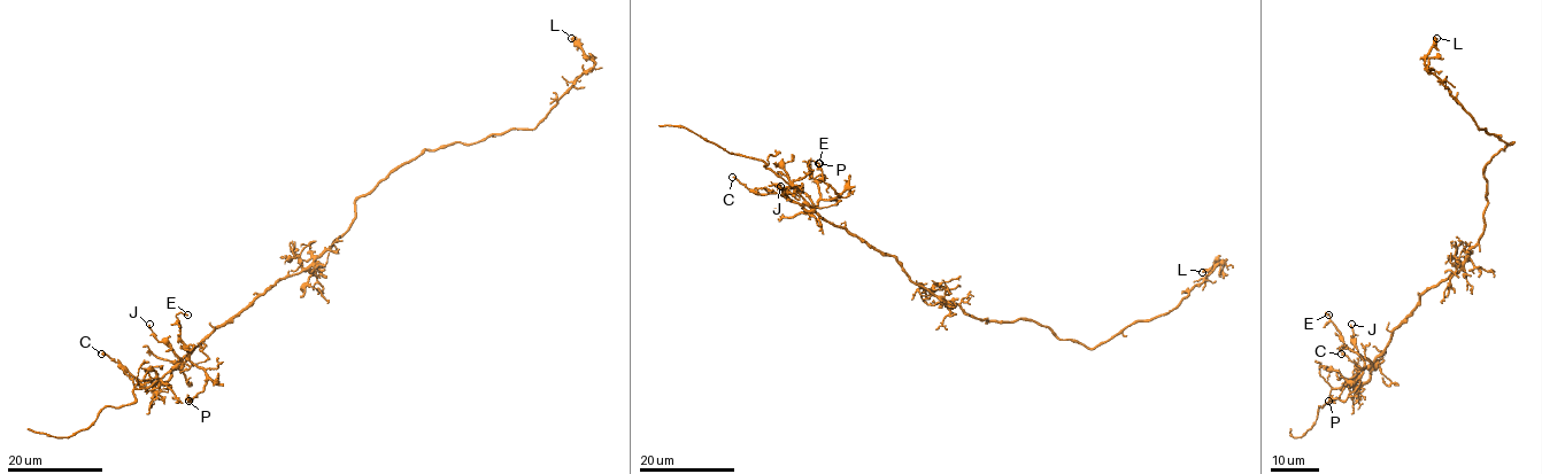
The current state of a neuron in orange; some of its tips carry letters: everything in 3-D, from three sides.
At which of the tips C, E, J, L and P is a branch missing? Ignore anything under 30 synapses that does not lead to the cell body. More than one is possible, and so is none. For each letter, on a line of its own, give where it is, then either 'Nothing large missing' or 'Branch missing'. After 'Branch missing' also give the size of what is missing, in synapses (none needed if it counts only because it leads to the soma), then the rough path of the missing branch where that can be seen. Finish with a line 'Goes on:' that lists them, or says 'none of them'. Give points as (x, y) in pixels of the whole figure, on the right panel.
C: Place: (1341, 354). Nothing large missing
E: Place: (1328, 315). Nothing large missing
J: Place: (1351, 324). Nothing large missing
L: Place: (1436, 38). Nothing large missing
P: Place: (1328, 401). Nothing large missing
Goes on: none of them

